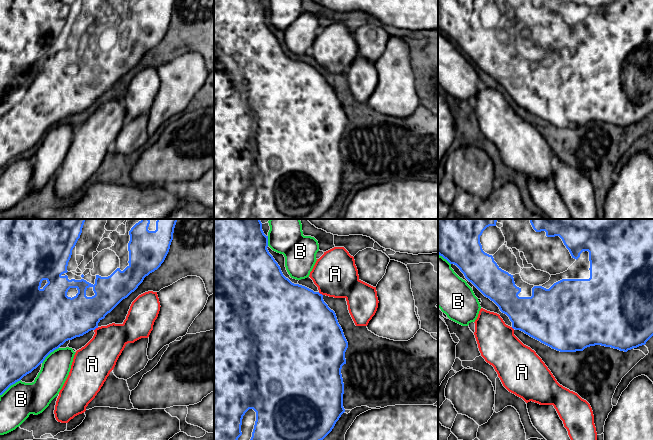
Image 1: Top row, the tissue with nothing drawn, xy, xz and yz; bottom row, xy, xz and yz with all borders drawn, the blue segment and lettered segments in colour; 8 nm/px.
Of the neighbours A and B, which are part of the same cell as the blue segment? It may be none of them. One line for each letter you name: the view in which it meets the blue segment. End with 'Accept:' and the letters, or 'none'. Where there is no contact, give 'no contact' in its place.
Accept: none

